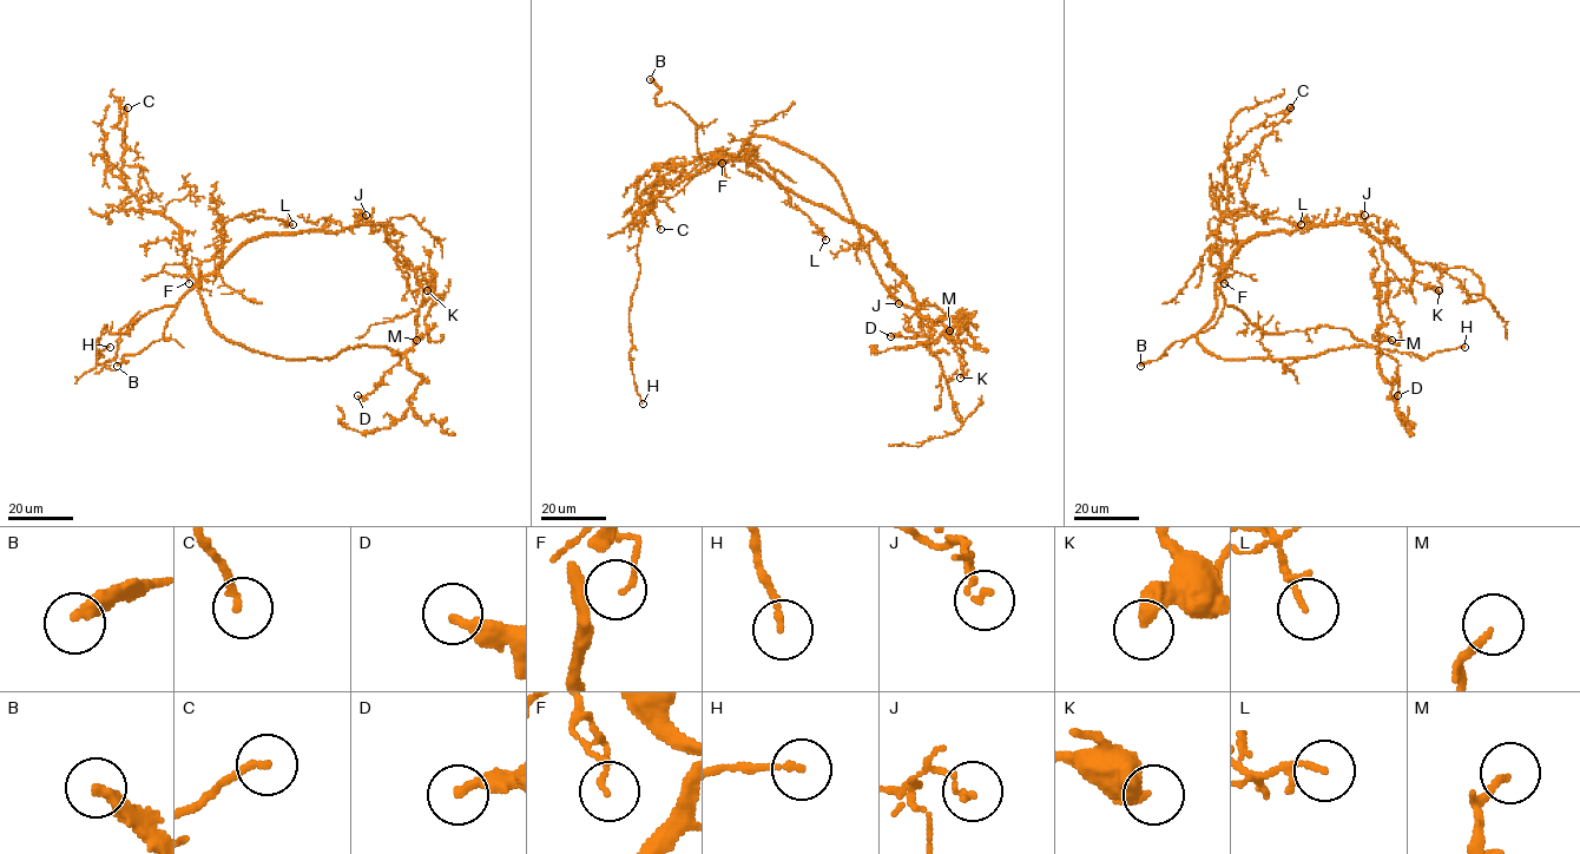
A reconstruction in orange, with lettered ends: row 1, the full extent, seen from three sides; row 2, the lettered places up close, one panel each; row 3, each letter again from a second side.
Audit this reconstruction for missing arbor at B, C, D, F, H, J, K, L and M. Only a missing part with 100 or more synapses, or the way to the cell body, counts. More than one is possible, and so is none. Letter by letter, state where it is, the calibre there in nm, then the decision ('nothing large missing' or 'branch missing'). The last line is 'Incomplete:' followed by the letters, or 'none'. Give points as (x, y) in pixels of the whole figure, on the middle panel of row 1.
B: at (650, 79); 320 nm thick; branch missing
C: at (660, 229); 180 nm thick; nothing large missing
D: at (890, 336); 280 nm thick; nothing large missing
F: at (722, 163); 110 nm thick; nothing large missing
H: at (643, 403); 160 nm thick; nothing large missing
J: at (899, 303); 120 nm thick; nothing large missing
K: at (960, 378); 340 nm thick; nothing large missing
L: at (825, 240); 80 nm thick; nothing large missing
M: at (949, 330); 160 nm thick; nothing large missing
Incomplete: B

